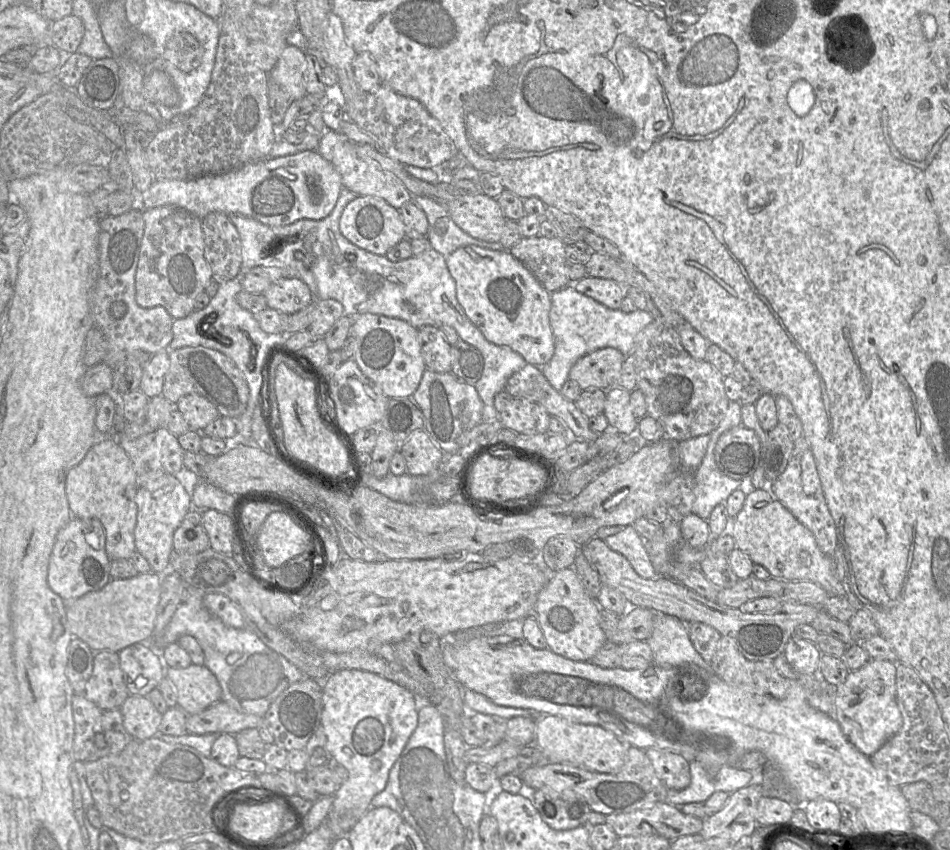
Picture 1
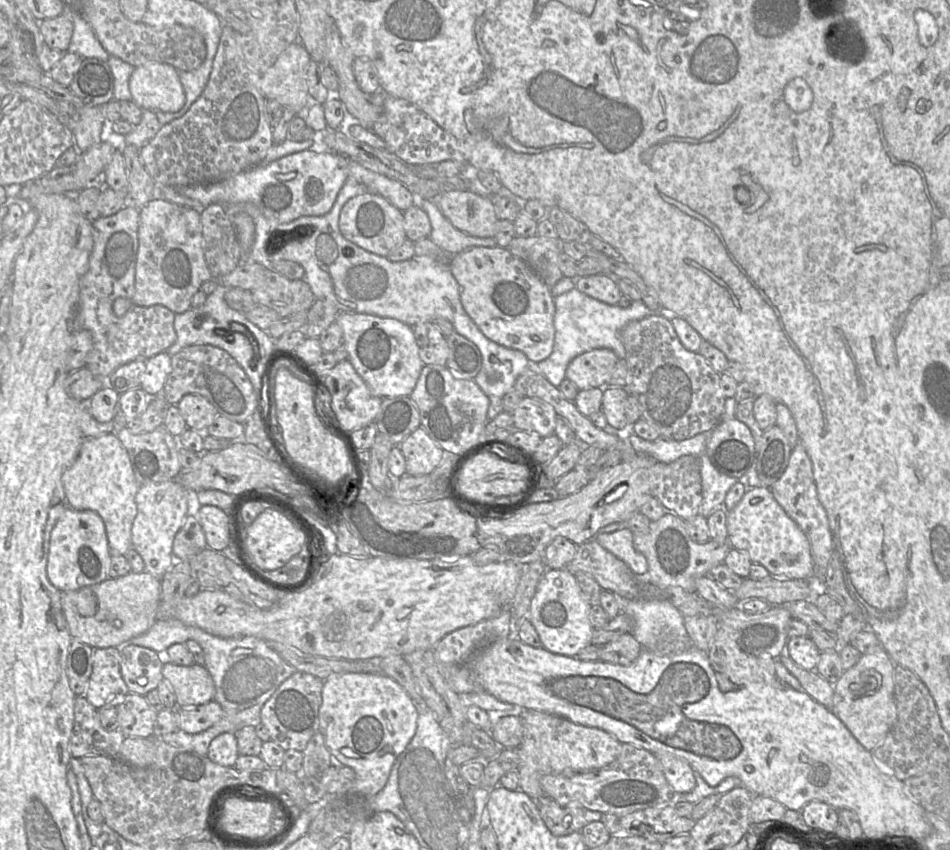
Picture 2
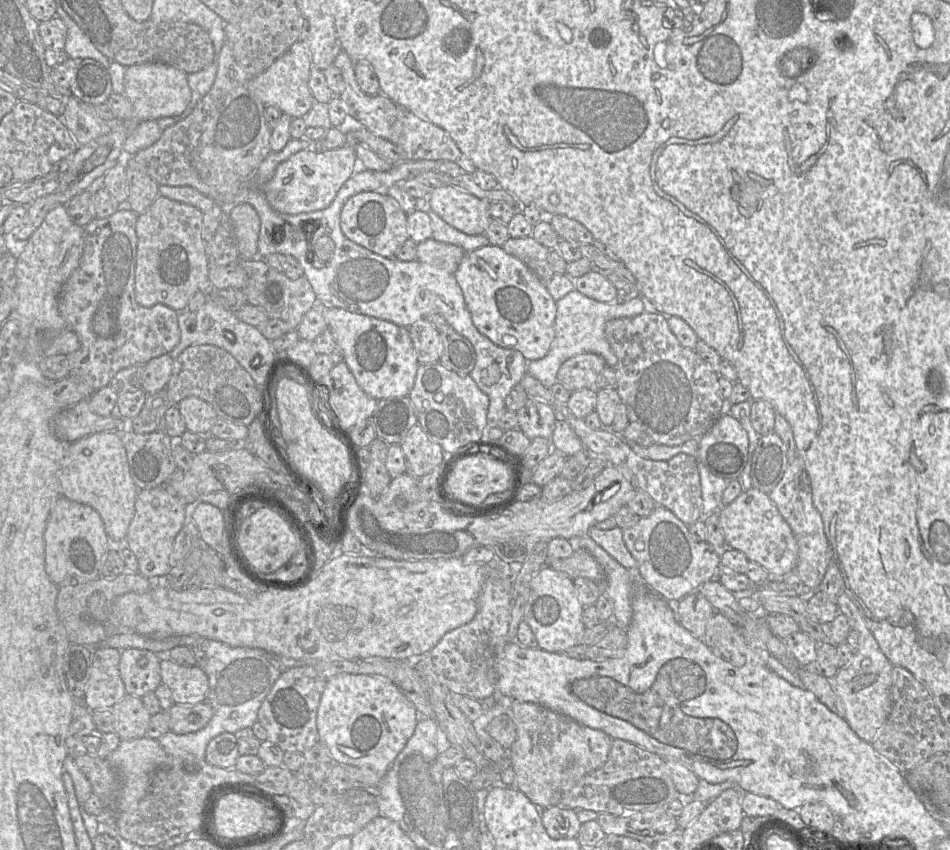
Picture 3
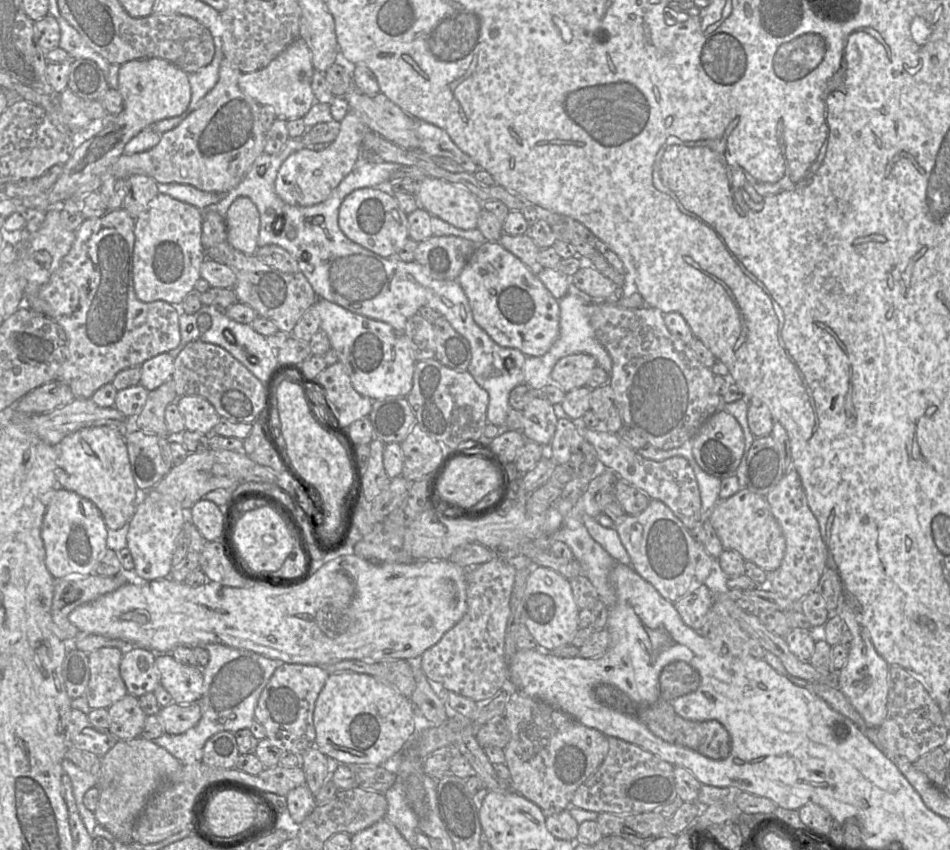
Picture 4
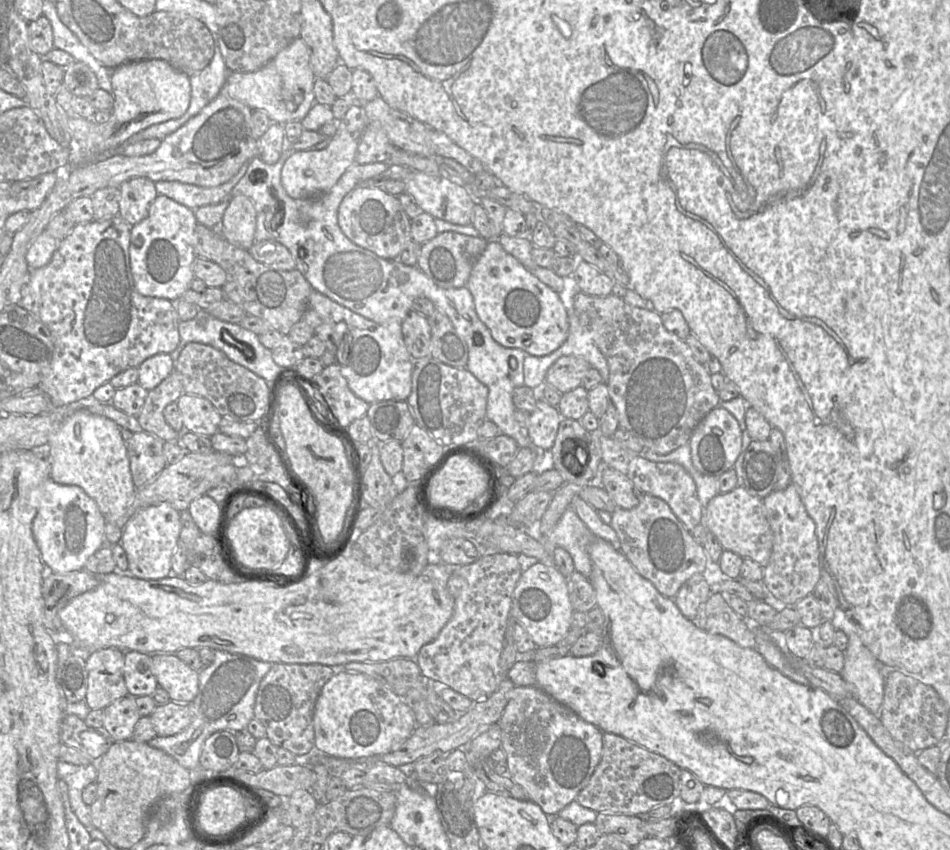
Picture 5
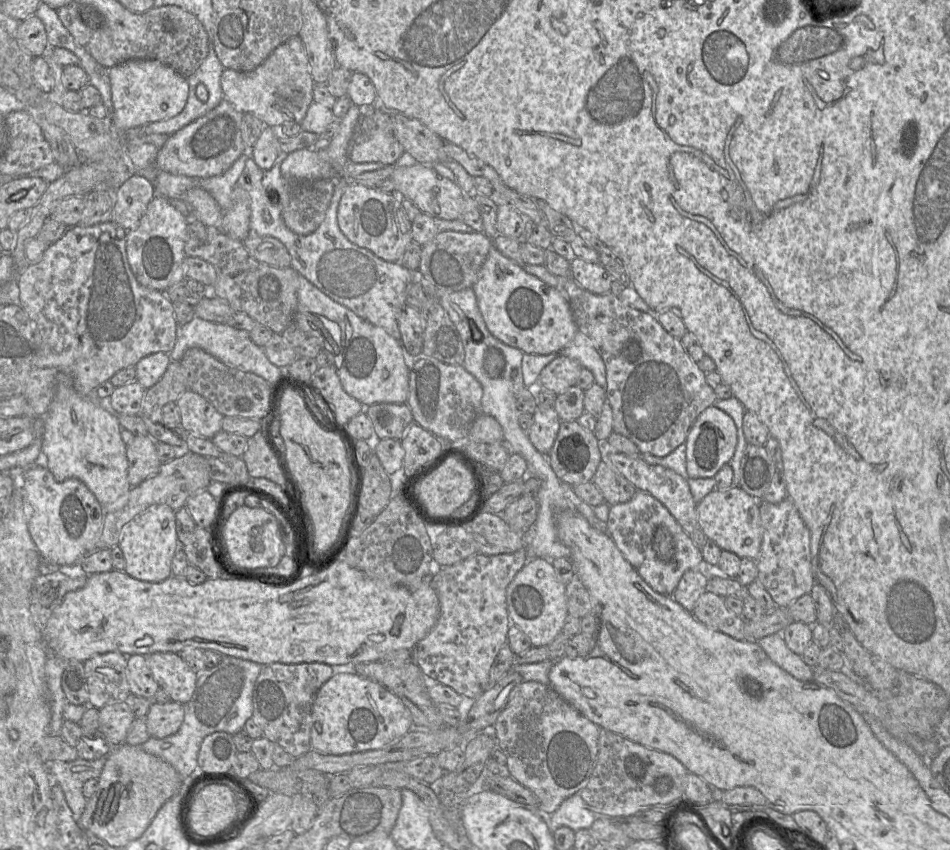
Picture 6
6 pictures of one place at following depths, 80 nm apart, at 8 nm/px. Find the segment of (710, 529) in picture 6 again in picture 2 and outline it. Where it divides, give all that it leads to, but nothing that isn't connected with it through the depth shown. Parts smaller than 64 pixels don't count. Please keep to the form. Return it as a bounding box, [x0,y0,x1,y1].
[727,488,814,579]

